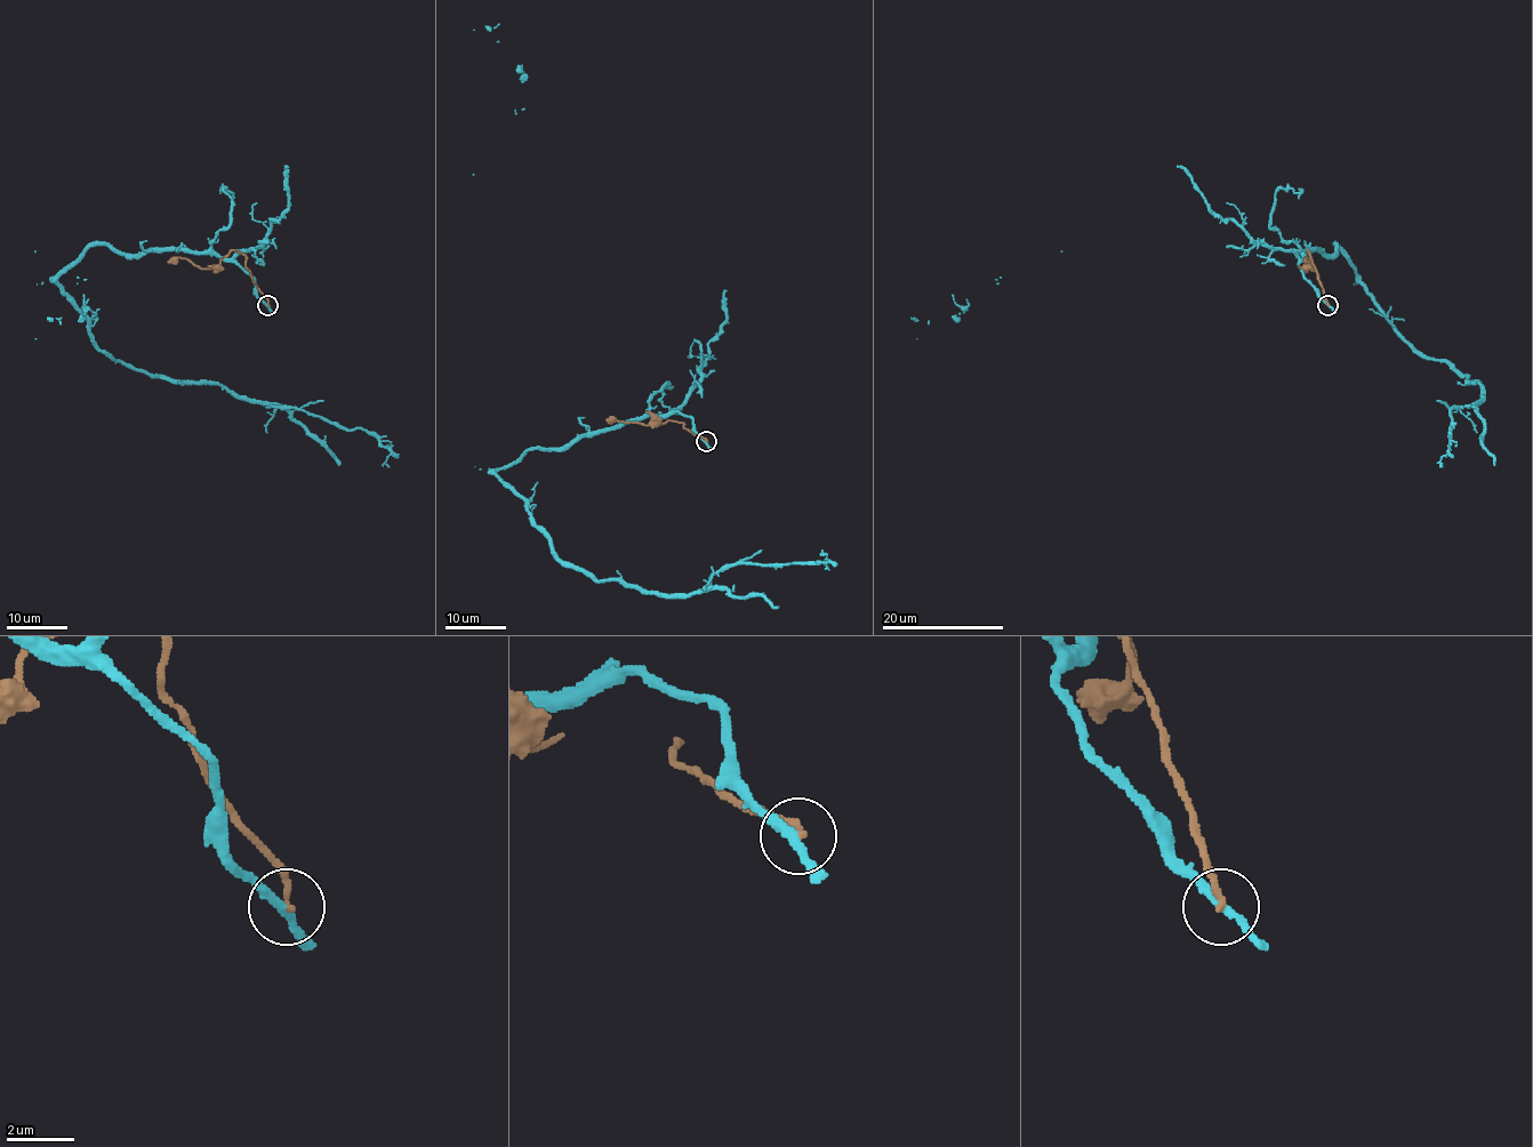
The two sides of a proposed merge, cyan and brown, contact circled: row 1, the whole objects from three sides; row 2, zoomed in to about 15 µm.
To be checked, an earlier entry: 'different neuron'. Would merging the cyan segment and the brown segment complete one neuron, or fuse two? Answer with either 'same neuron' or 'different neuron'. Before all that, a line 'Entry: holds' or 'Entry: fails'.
Entry: holds
different neuron

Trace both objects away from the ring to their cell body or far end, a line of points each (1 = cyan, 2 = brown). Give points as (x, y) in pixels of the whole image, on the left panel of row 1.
1: (267, 305), (239, 265), (191, 250), (91, 245), (57, 279), (112, 359), (367, 428), (390, 467)
2: (267, 305), (246, 258), (235, 250), (208, 269), (185, 258), (168, 263)

